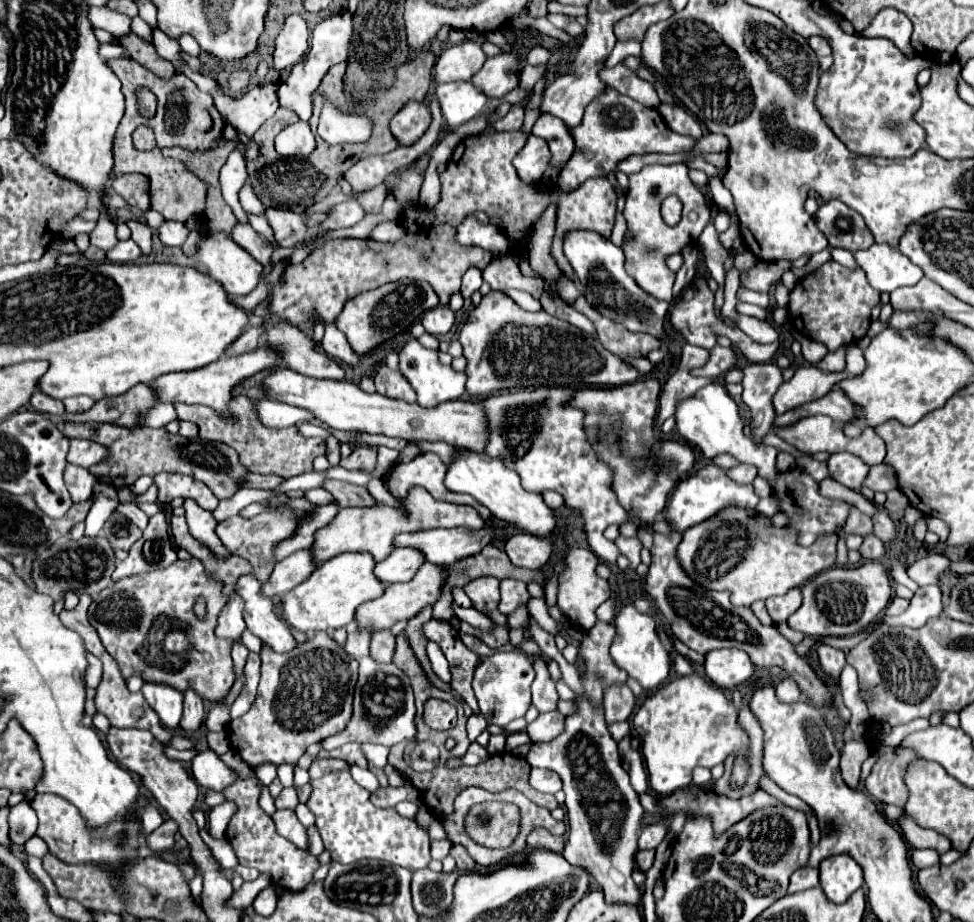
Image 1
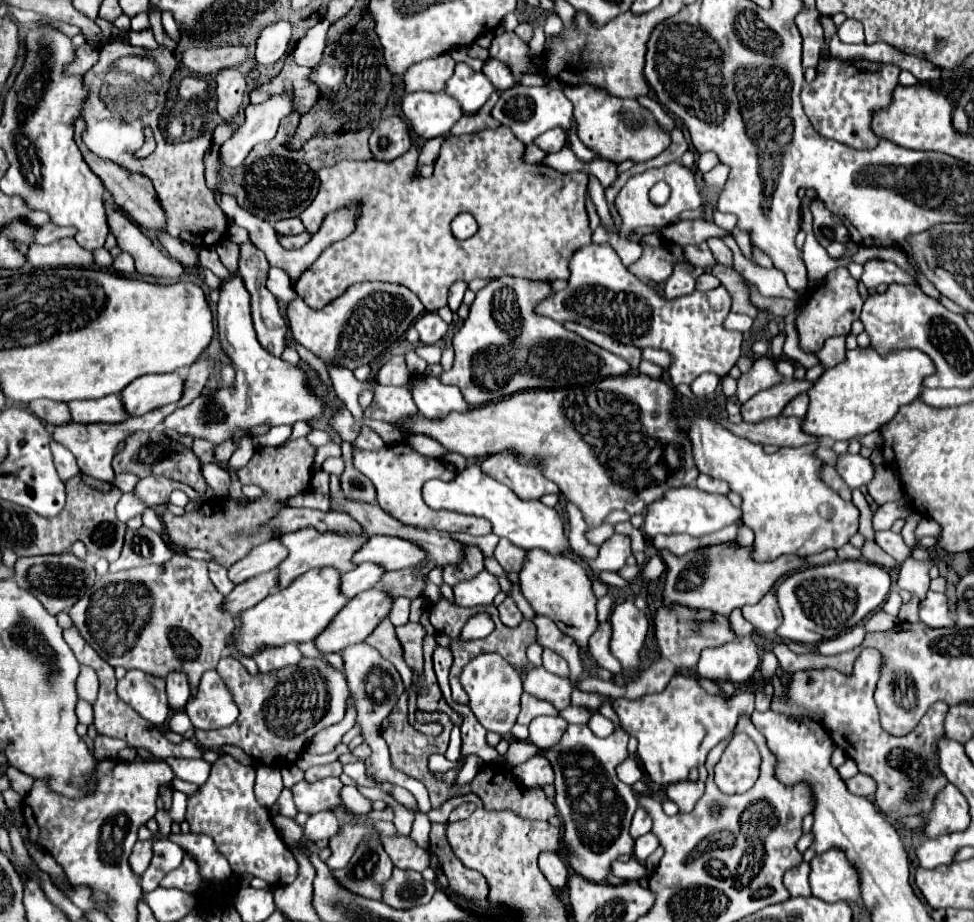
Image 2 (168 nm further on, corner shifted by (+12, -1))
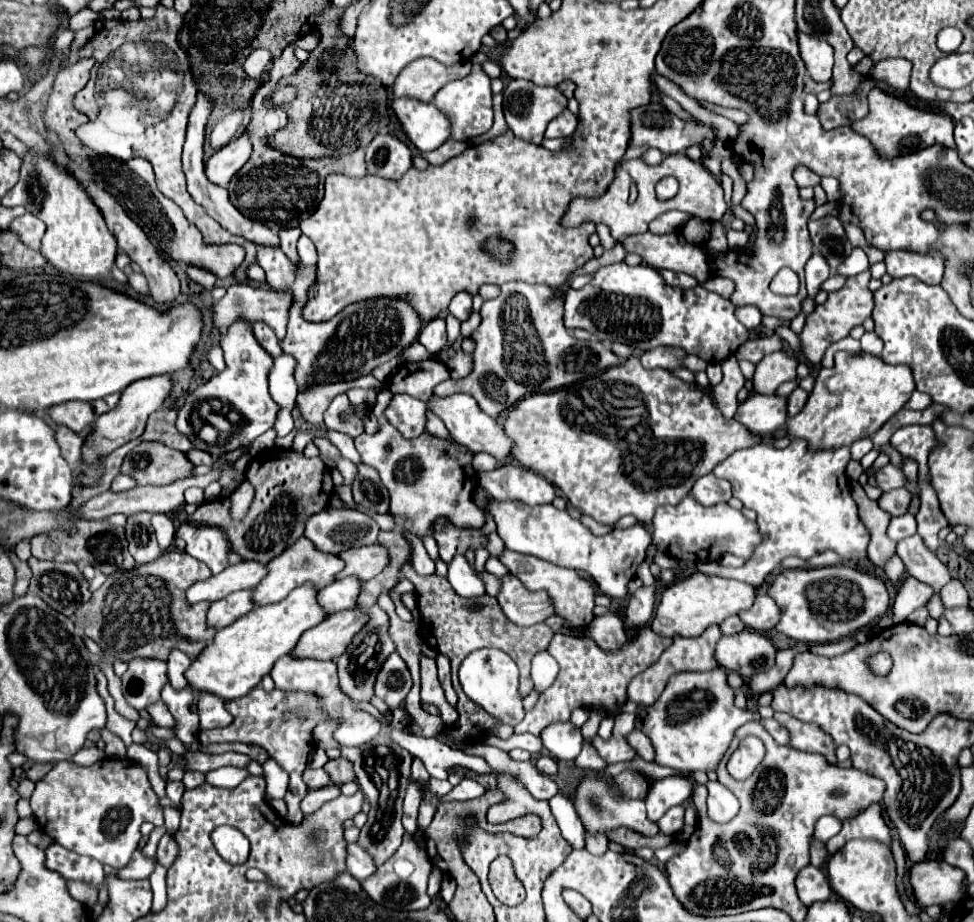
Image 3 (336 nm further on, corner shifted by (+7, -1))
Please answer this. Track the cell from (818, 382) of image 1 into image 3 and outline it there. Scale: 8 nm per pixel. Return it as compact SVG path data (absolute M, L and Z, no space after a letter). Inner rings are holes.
M753 393L739 405L735 417L755 435L775 433L787 421L787 397Z

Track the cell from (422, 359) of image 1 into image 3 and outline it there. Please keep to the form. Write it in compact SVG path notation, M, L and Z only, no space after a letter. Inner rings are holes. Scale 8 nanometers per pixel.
M455 393L455 395L449 395L449 397L439 397L439 395L433 395L427 403L429 411L435 413L443 423L445 427L449 429L451 437L459 443L459 445L465 445L469 451L487 451L491 453L499 463L507 463L509 461L509 451L511 451L511 441L507 439L507 435L503 435L501 431L501 425L499 421L495 421L493 417L485 415L479 405L475 403L475 399L467 393Z

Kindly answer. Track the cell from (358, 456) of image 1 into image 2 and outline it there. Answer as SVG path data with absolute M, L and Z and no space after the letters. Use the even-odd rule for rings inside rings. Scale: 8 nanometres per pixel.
M342 443L342 459L346 463L346 469L340 477L344 497L352 501L376 503L376 489L372 487L372 481L366 475L362 475L352 463L352 443Z

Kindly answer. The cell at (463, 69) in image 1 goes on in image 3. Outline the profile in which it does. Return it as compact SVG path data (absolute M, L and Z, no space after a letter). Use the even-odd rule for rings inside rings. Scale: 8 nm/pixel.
M421 57L409 63L401 75L395 79L395 97L415 97L421 101L431 101L435 93L453 79L463 79L471 71L471 61L443 65L435 59Z

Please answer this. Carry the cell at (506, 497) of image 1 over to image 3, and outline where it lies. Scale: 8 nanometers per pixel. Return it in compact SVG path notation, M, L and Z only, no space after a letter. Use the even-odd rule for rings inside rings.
M489 497L483 505L483 511L495 519L497 533L505 541L507 549L583 571L607 597L627 595L627 583L635 577L637 565L645 559L645 551L651 545L651 535L641 523L629 529L615 529L605 537L597 537L581 521L571 518L566 510L555 509L553 505L529 507L521 501L501 501Z

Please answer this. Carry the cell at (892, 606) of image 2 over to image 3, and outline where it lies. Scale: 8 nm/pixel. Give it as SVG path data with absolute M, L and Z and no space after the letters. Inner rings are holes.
M905 575L903 583L897 589L897 597L893 603L893 623L901 623L907 621L907 617L921 605L925 605L929 601L929 597L933 595L931 586L921 583L919 579Z

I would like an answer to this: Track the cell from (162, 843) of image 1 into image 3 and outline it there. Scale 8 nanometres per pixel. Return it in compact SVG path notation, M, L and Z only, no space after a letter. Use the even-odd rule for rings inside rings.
M141 849L135 851L127 867L123 867L117 875L121 879L149 879L149 875L155 871L155 859L149 859L141 853Z

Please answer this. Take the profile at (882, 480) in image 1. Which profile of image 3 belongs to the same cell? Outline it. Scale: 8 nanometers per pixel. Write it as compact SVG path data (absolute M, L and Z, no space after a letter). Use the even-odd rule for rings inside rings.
M897 487L897 489L881 493L877 503L879 503L881 509L885 509L891 515L903 515L903 513L907 513L909 501L911 501L909 491L905 487Z

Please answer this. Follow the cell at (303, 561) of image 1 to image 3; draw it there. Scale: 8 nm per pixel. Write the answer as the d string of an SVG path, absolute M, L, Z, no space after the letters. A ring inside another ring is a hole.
M235 591L231 595L227 595L225 599L219 599L215 601L211 607L209 607L209 613L207 613L207 621L209 625L217 627L217 629L223 629L225 625L231 625L235 619L243 617L245 613L253 611L257 605L253 601L253 591Z

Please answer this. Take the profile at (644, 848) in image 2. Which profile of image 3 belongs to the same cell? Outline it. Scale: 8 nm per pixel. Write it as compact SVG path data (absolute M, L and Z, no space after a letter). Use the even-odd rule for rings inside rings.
M671 807L659 821L661 835L675 835L683 827L683 807Z

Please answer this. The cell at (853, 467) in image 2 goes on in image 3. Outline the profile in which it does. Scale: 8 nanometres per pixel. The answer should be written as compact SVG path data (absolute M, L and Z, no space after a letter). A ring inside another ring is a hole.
M885 465L885 467L881 467L881 469L869 467L869 469L865 469L865 475L867 475L867 477L873 475L875 481L877 481L877 487L879 487L881 491L889 491L889 489L895 489L895 487L903 487L903 485L905 485L905 475L903 475L903 471L897 469L897 467L893 467L893 465Z

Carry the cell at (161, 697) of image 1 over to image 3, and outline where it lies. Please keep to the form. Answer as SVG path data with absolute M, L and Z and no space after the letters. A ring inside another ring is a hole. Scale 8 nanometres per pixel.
M133 659L129 669L123 673L123 695L131 707L137 711L161 699L161 689L167 681L167 663L153 659Z

